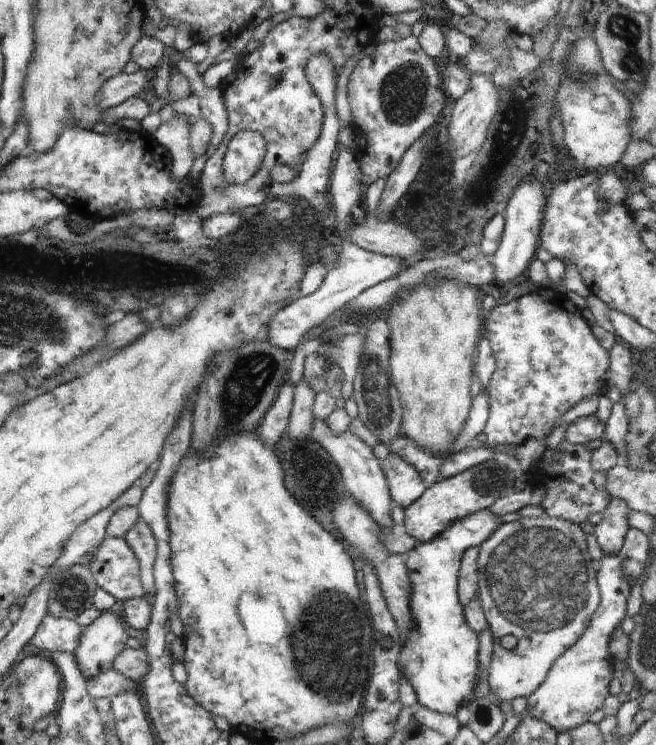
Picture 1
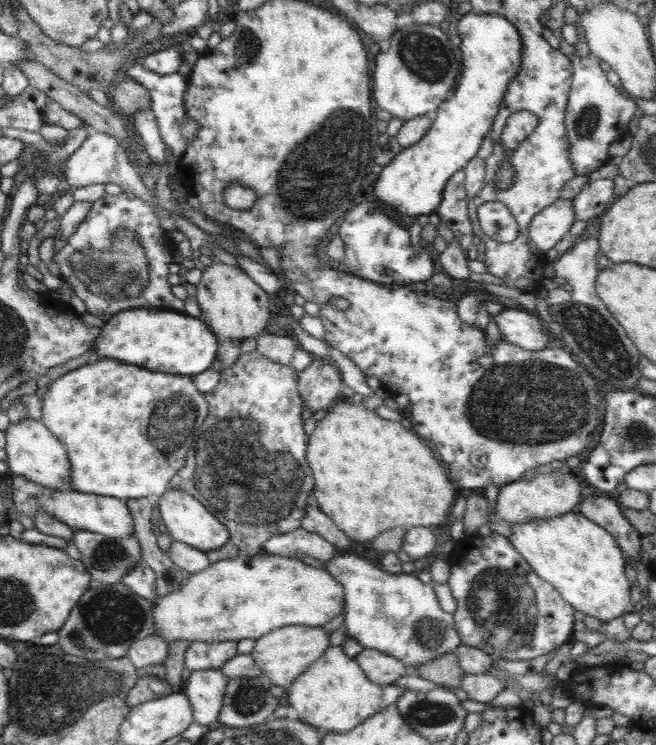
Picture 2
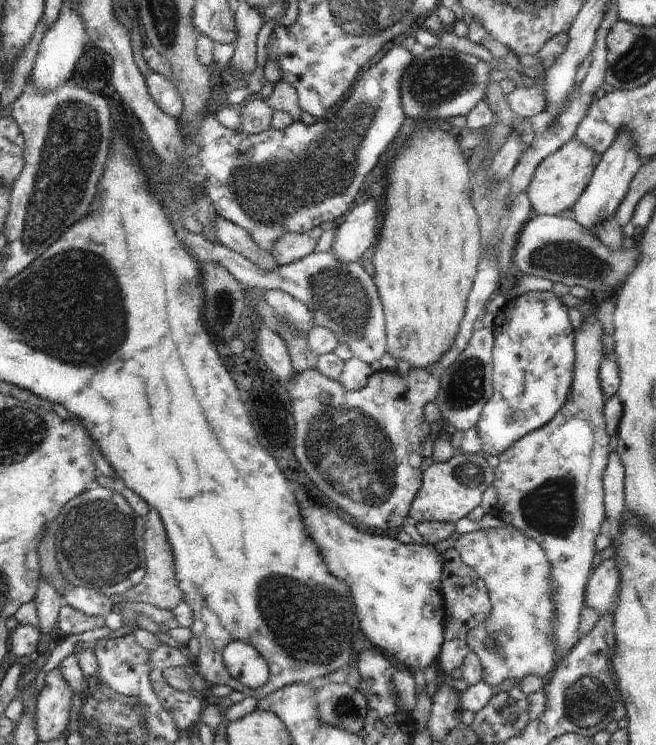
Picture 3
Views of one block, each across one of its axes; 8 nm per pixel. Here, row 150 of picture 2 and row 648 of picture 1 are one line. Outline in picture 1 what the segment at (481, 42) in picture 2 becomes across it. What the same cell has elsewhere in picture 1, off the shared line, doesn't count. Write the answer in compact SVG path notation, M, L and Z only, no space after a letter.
M484 508L462 520L457 520L442 534L438 534L432 540L418 543L405 554L404 562L411 588L409 604L411 623L409 633L401 640L397 665L401 674L405 674L407 682L414 689L418 702L430 710L456 716L459 706L468 705L474 700L473 688L478 680L479 636L468 626L464 618L463 606L460 606L458 600L457 580L465 550L477 547L501 524L496 515Z

